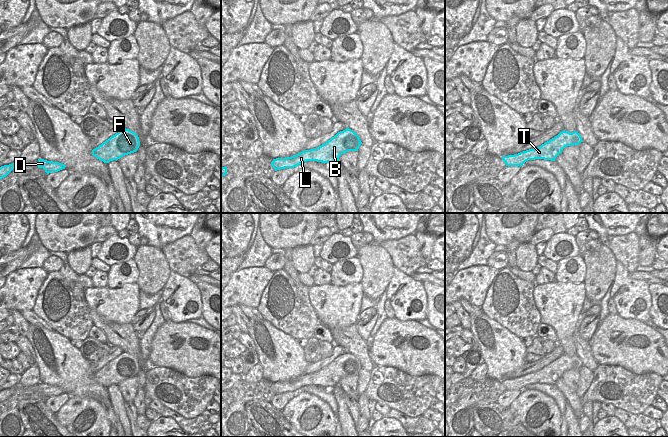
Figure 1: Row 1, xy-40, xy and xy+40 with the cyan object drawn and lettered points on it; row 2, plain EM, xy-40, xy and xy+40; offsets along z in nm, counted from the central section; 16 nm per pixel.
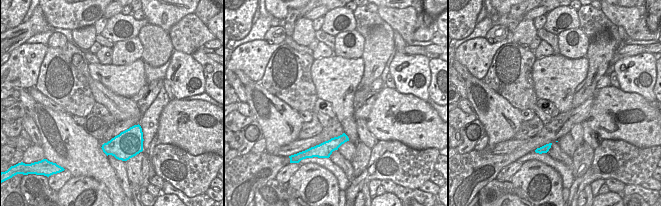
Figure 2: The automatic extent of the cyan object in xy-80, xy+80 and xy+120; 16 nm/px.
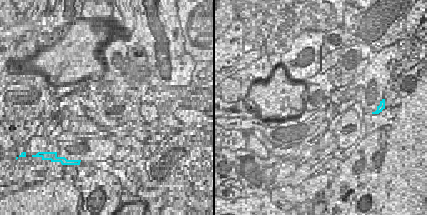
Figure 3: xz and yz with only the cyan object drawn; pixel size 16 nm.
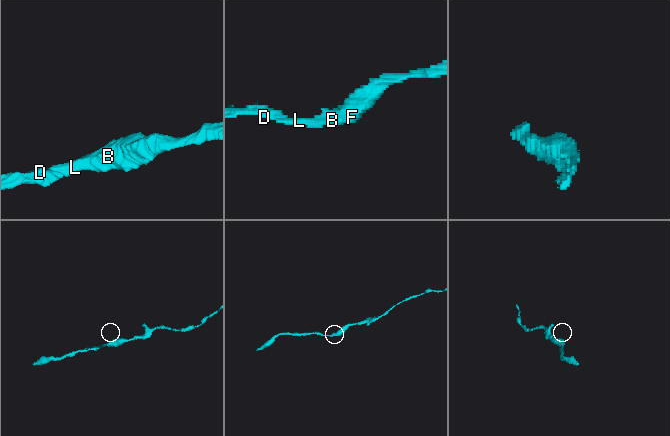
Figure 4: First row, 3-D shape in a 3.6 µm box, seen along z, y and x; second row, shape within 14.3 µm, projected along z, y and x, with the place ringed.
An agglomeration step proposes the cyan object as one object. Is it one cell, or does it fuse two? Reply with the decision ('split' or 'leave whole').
leave whole

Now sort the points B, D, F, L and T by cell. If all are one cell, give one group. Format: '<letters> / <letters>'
B D F L T

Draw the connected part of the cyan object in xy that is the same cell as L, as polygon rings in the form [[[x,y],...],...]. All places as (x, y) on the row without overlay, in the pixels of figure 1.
[[[346,352],[317,372],[304,374],[291,381],[273,383],[271,389],[277,395],[294,392],[307,385],[334,387],[339,385],[342,378],[358,375],[361,368],[359,360],[353,354]]]

